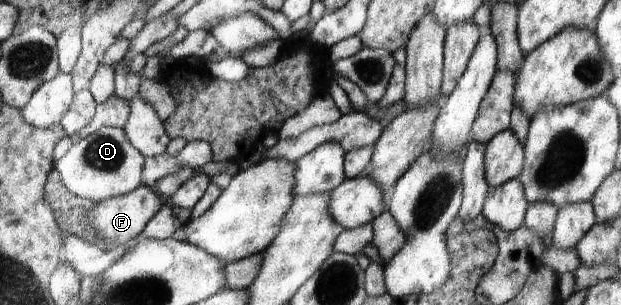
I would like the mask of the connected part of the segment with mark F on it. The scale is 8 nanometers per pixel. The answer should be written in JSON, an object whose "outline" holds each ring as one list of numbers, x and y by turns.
{"outline":[[143,184,130,195,117,196,97,203,89,218,91,218,93,226,99,230,99,236,103,236,103,240,107,240,109,249,119,248,119,246,137,241,143,234,145,226,149,224,149,220,159,212,163,203,163,198,153,188]]}

